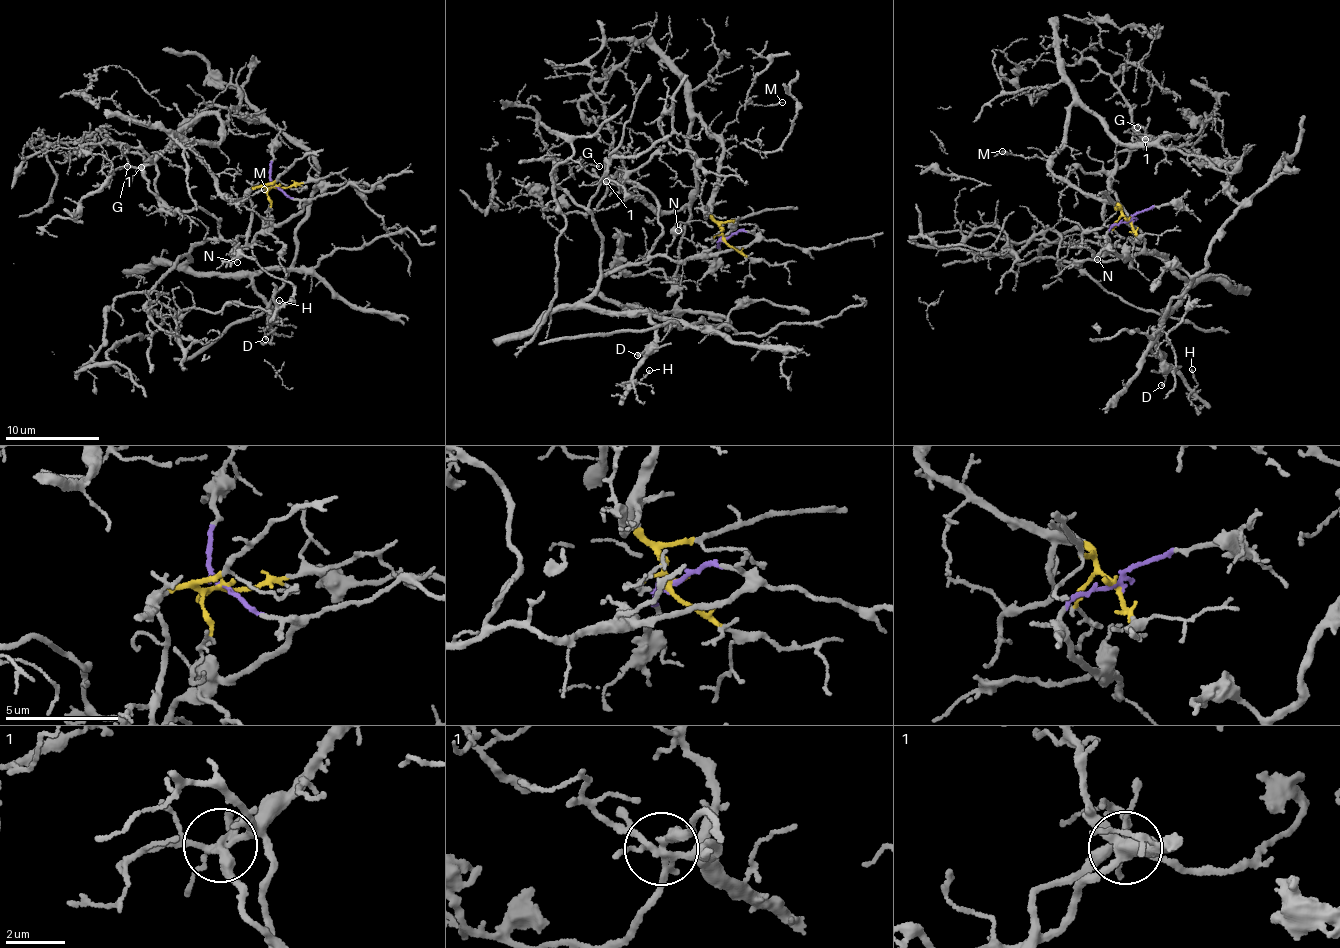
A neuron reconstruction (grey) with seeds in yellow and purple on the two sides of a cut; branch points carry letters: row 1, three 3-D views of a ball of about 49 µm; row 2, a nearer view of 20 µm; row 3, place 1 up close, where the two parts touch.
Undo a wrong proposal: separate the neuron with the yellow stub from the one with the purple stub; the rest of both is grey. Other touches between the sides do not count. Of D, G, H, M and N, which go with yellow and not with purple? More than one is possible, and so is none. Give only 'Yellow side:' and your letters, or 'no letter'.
Yellow side: G, M

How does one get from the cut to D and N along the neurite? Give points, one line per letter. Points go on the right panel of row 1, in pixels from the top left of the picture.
D: (1131, 221), (1111, 228), (1108, 244), (1129, 266), (1141, 251), (1155, 252), (1186, 281), (1163, 316), (1162, 385)
N: (1131, 221), (1107, 234), (1108, 244), (1124, 254), (1132, 266), (1128, 257), (1106, 253), (1097, 260)

